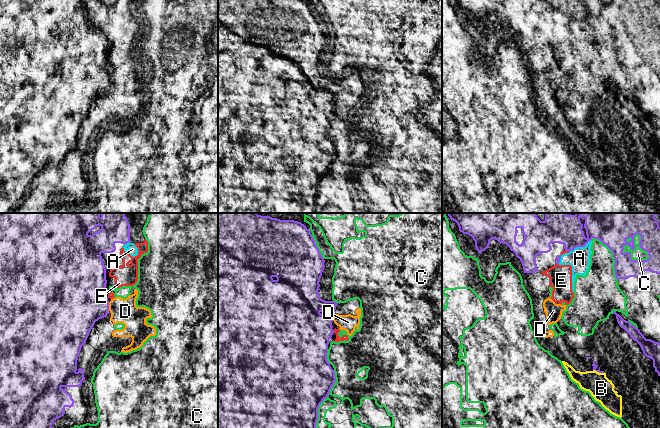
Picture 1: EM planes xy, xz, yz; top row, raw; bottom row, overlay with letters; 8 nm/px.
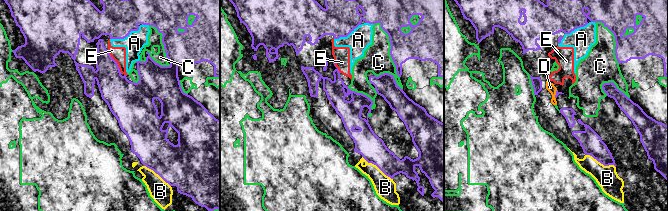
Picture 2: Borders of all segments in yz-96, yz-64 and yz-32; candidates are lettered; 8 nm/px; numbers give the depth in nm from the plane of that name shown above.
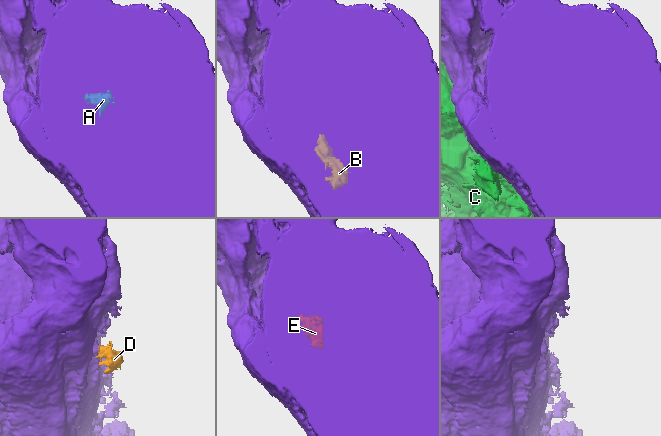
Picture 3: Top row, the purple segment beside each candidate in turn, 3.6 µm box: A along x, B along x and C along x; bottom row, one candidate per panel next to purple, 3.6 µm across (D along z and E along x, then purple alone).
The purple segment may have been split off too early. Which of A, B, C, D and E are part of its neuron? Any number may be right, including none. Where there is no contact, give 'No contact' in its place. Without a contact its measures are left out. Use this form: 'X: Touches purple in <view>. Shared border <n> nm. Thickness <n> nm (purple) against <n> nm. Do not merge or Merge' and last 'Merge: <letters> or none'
A: Touches purple in yz. Shared border 220 nm. Thickness 190 nm (purple) against 170 nm. Do not merge
B: Touches purple in yz. Shared border 100 nm. Thickness 40 nm (purple) against 190 nm. Do not merge
C: Touches purple in yz. Shared border 260 nm. Thickness 200 nm (purple) against 100 nm. Do not merge
D: Touches purple in xy. Shared border 70 nm. Thickness 440 nm (purple) against 200 nm. Do not merge
E: Touches purple in xz. Shared border 30 nm. Thickness 440 nm (purple) against 50 nm. Do not merge
Merge: none

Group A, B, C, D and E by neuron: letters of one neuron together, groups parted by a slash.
A B C D E

